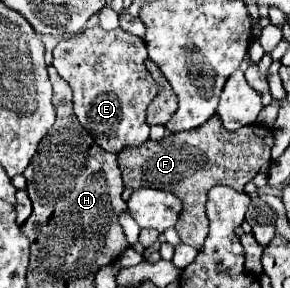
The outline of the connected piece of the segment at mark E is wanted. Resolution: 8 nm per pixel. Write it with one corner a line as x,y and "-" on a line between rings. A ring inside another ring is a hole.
93,27
59,41
57,47
53,49
53,67
73,89
73,111
79,123
93,135
93,139
105,151
119,153
125,145
139,145
149,139
149,125
145,123
145,111
151,99
157,97
159,87
155,79
147,73
145,59
147,59
145,43
123,29
105,31
101,27

